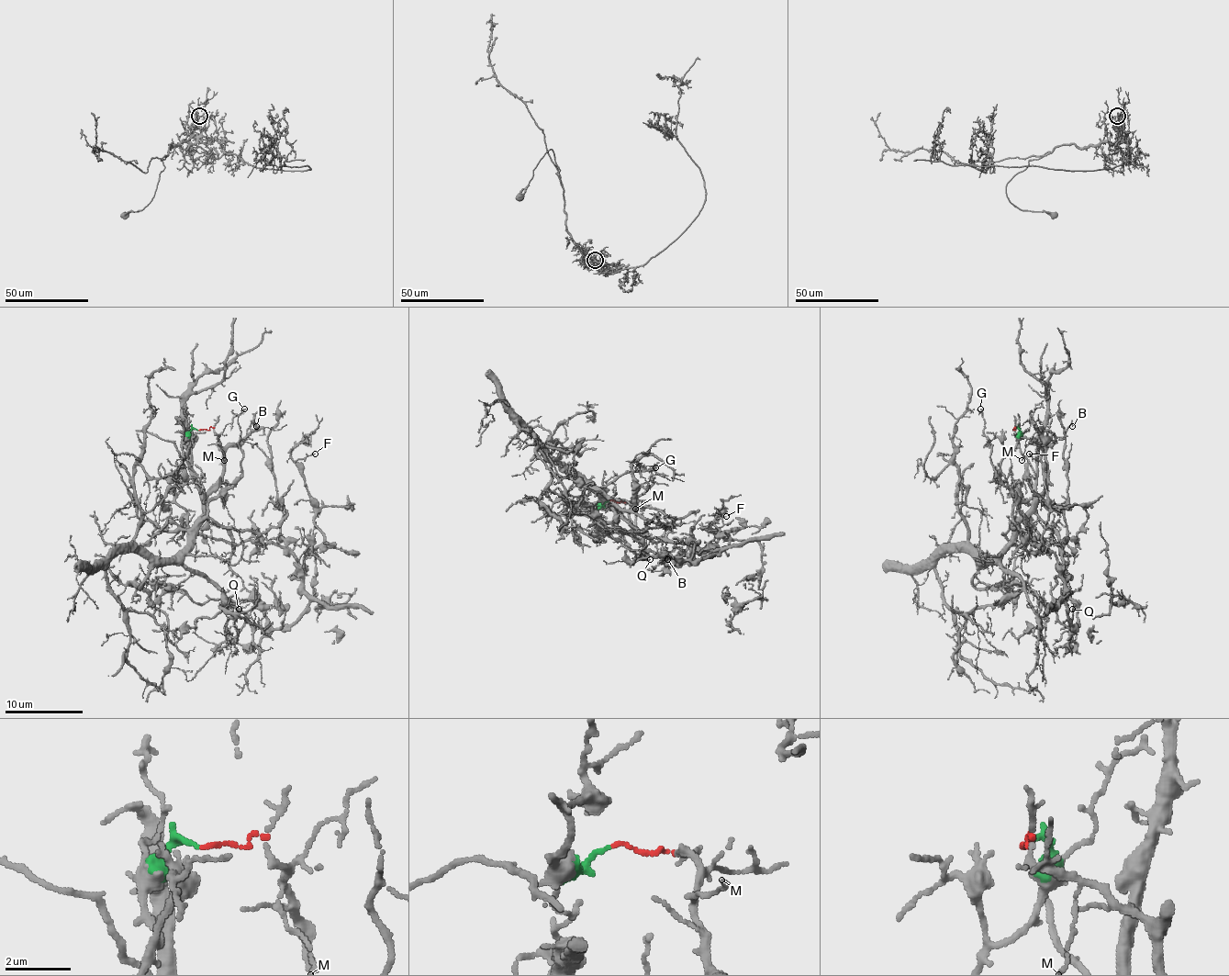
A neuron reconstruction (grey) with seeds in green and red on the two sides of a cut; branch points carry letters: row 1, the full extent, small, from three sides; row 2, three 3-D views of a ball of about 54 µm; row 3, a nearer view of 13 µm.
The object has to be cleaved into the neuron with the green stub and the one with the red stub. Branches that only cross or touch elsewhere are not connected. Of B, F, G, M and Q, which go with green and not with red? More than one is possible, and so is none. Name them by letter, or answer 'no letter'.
F, Q

